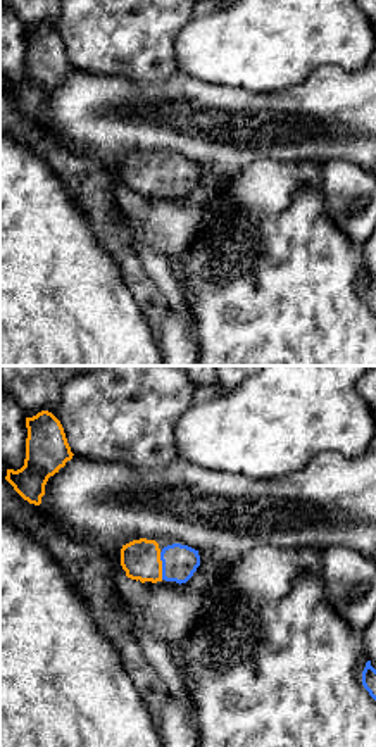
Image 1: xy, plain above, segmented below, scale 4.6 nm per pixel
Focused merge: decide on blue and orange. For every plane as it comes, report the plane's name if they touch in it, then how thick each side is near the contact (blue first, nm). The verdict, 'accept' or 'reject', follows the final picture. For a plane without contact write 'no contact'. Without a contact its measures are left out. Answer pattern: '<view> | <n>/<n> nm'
xy | 160/180 nm

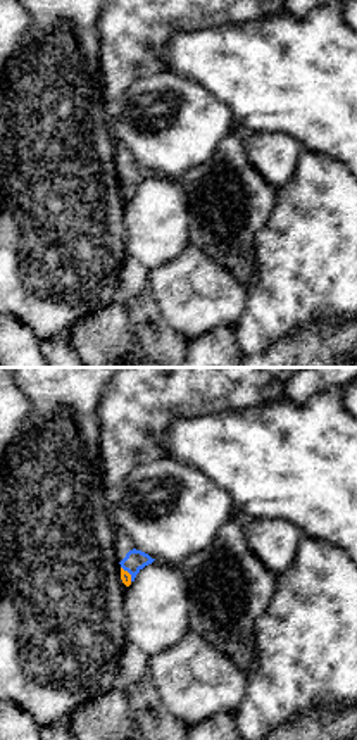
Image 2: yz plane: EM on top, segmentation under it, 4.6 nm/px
yz | 100/50 nm

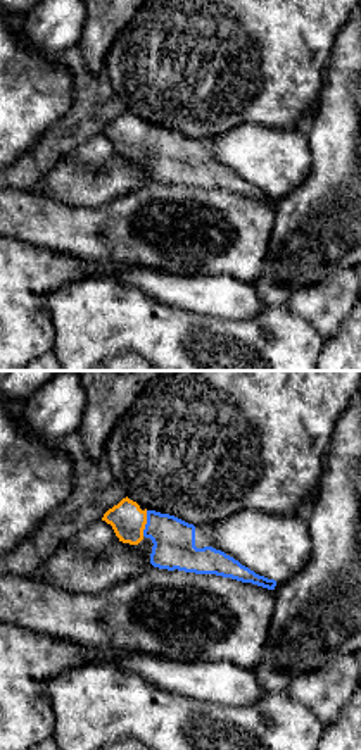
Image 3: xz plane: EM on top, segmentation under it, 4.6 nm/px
xz | 190/160 nm

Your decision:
accept

